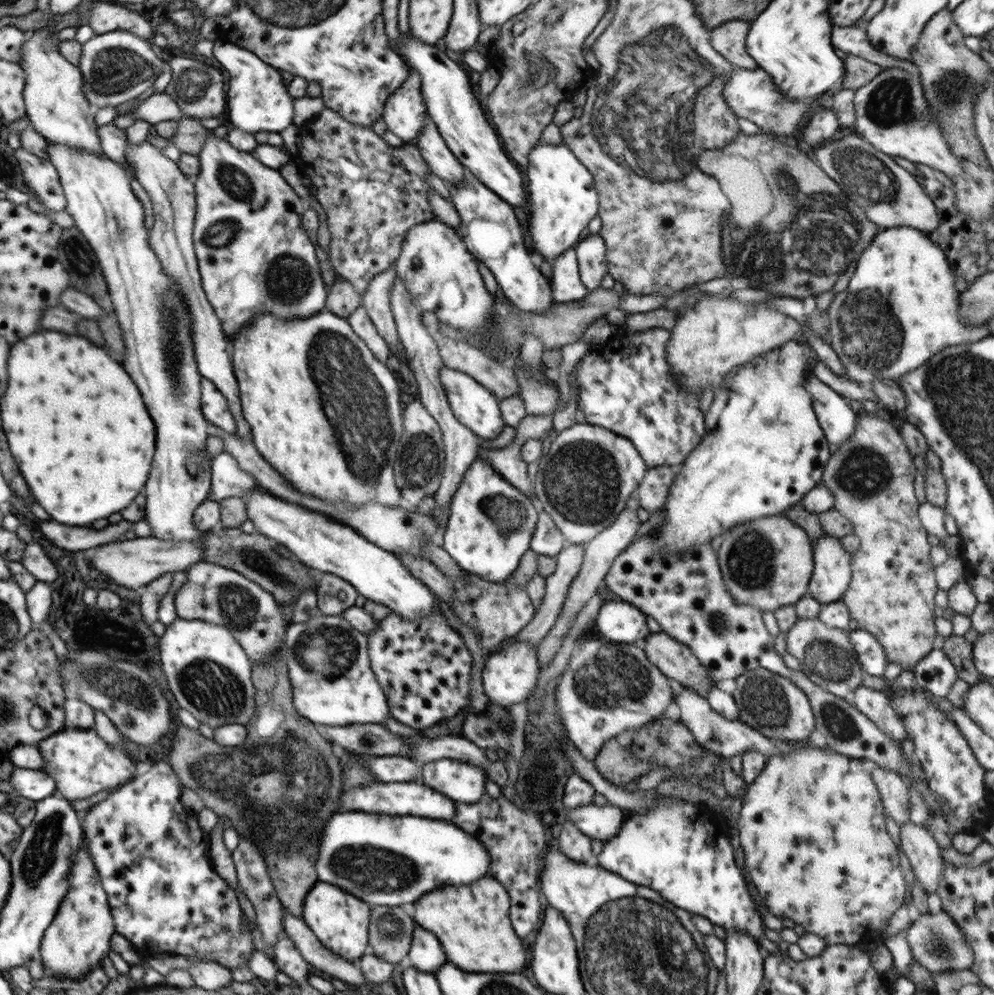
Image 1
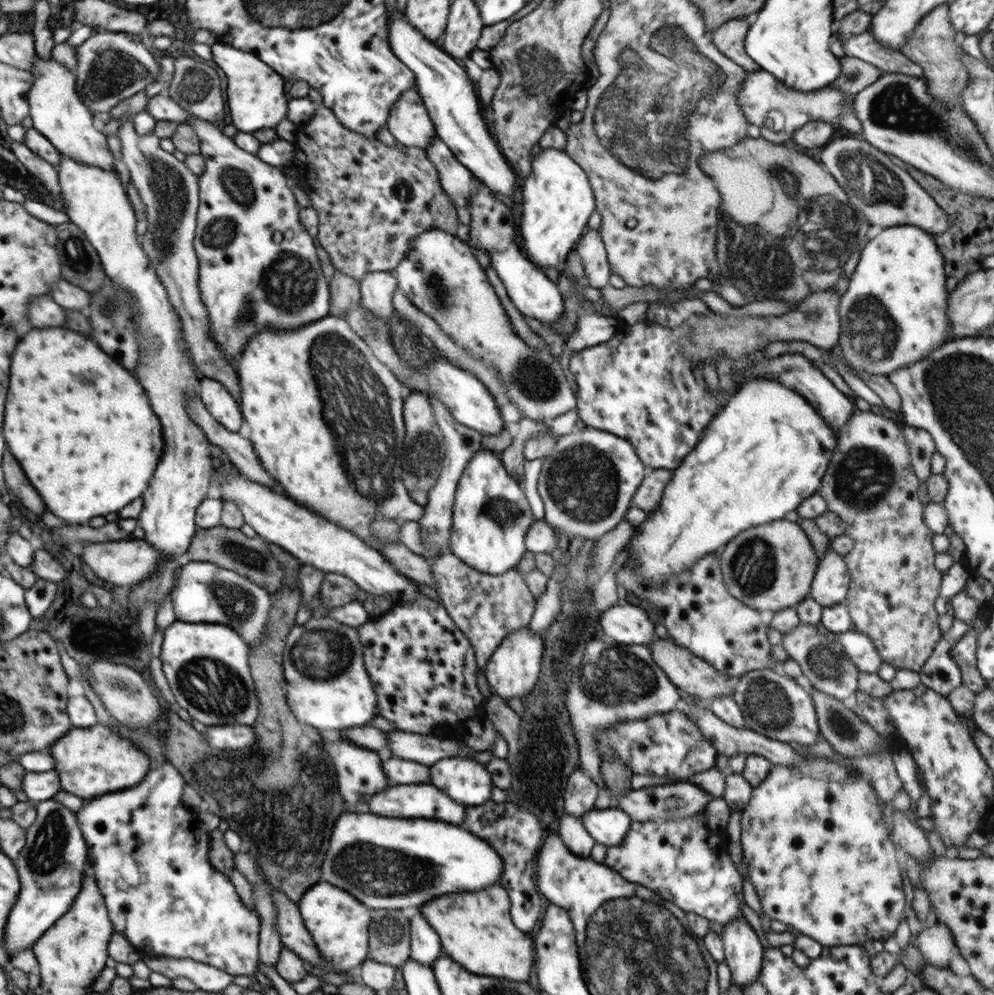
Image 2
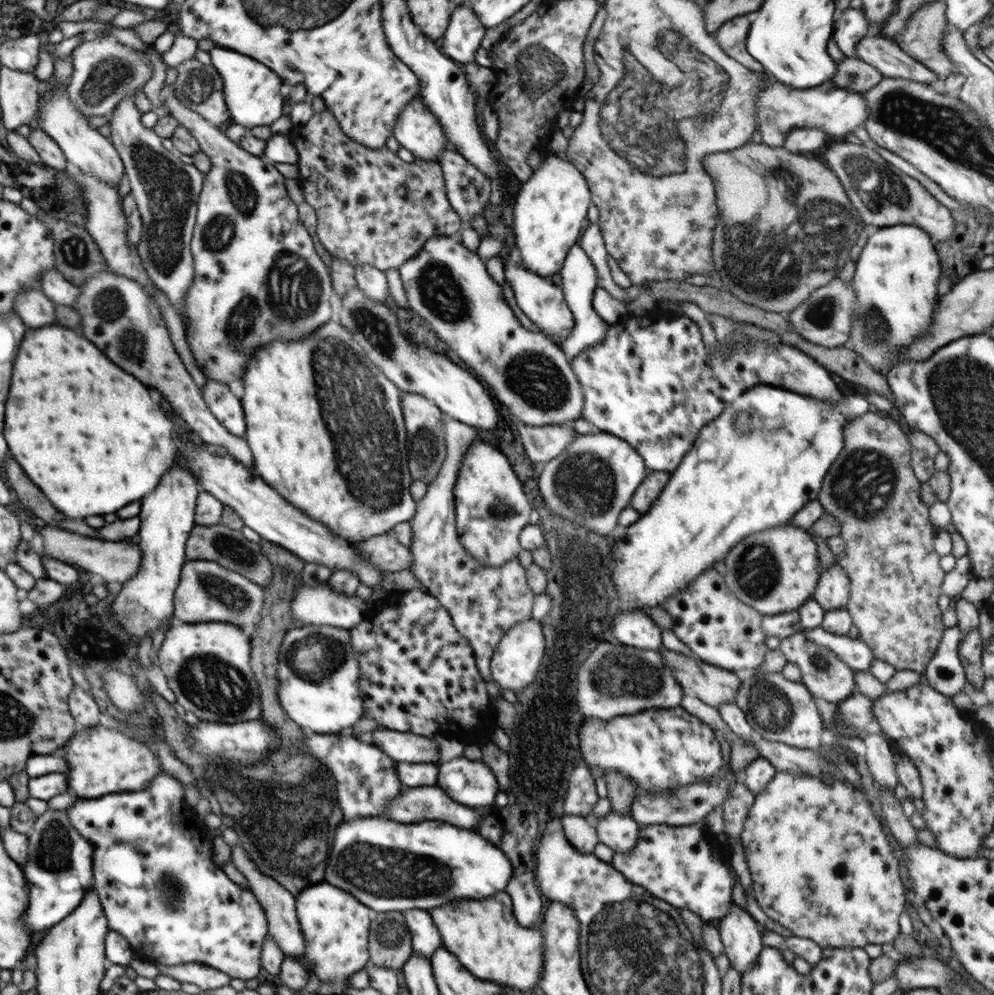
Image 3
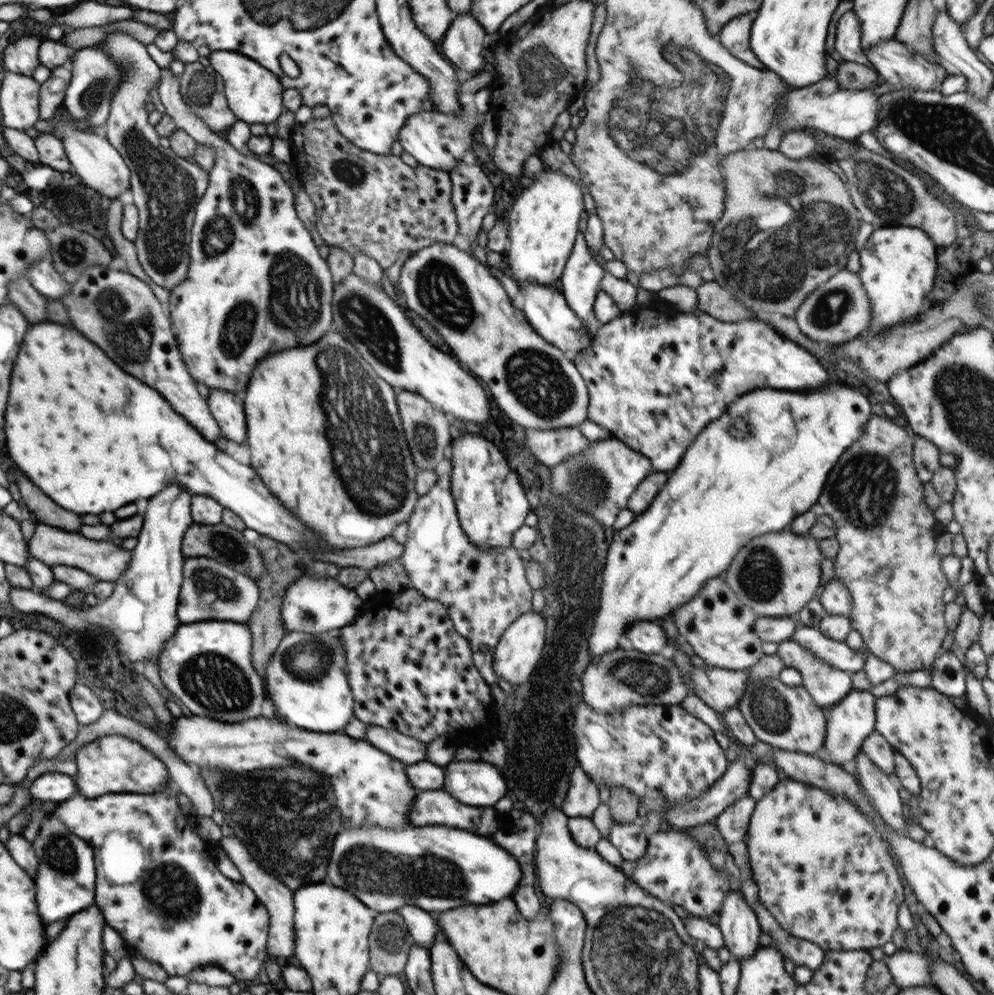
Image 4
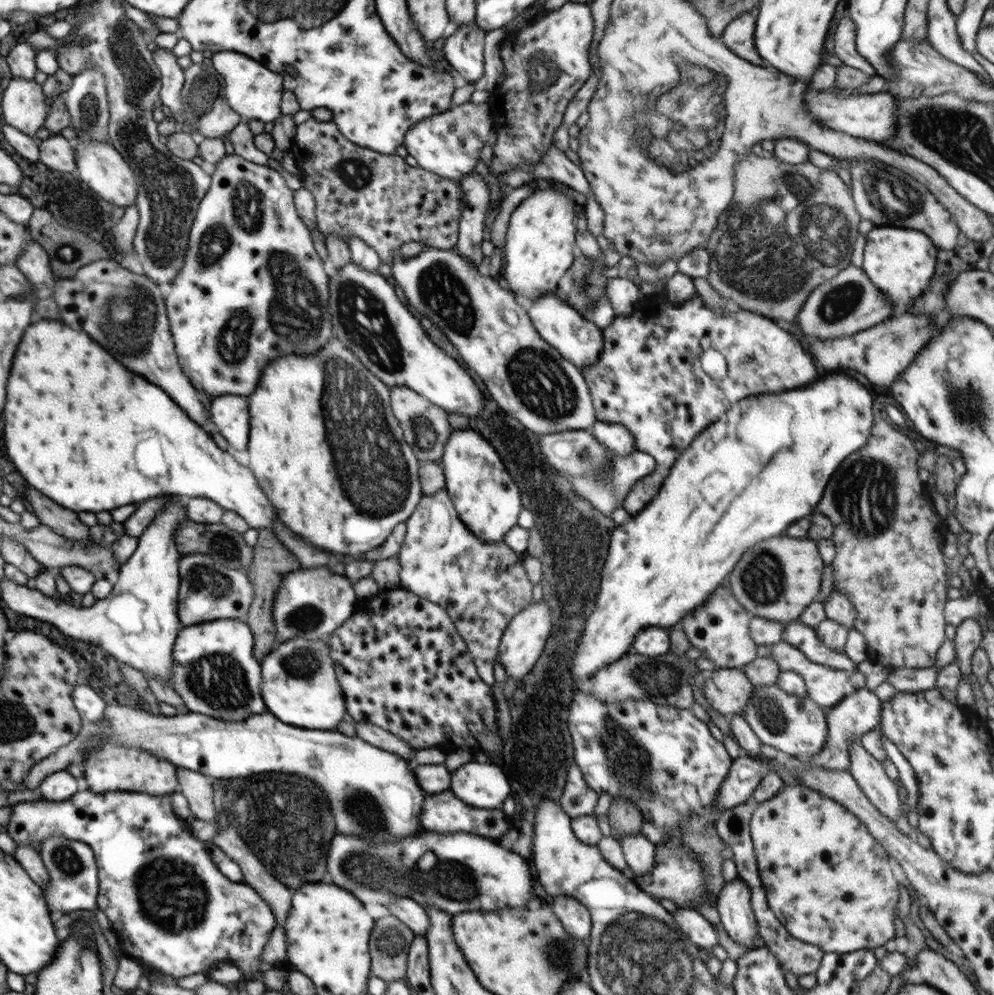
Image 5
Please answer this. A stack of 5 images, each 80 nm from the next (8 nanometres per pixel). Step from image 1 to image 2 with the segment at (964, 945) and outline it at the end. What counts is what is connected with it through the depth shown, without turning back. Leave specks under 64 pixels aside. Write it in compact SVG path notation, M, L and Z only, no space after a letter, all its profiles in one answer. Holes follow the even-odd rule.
M936 921L932 927L923 924L922 931L916 937L916 942L926 962L937 967L950 966L952 948L957 946L955 946L950 929L944 923Z

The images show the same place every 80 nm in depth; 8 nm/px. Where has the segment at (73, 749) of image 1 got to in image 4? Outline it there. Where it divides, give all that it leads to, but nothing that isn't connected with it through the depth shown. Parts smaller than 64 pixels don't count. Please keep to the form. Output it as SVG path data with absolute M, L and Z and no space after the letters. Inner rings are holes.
M120 734L95 738L77 750L75 760L78 774L74 777L77 792L86 798L97 798L109 793L154 794L170 782L168 769L162 759L142 743Z

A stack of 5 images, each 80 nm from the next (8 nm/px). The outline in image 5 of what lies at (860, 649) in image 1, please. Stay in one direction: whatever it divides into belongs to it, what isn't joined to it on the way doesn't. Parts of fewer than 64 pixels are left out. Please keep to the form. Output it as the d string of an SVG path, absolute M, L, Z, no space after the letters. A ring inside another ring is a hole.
M799 620L790 621L783 630L782 641L798 647L812 662L826 665L836 670L852 673L857 663L844 650L834 650L823 644L814 628L802 624Z

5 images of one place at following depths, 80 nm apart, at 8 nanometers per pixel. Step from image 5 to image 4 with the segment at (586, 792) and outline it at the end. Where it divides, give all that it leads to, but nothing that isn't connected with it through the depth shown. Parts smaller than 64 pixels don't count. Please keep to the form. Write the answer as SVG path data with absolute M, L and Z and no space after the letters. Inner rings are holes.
M581 765L574 767L570 780L561 811L569 818L592 818L595 809L601 803L598 786L584 773Z

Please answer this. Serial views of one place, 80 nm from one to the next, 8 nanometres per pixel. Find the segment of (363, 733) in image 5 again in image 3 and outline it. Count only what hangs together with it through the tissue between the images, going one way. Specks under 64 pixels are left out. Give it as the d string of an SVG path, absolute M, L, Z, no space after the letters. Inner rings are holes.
M384 728L374 729L371 735L373 744L391 756L392 760L410 763L438 763L438 737L430 739L419 734Z

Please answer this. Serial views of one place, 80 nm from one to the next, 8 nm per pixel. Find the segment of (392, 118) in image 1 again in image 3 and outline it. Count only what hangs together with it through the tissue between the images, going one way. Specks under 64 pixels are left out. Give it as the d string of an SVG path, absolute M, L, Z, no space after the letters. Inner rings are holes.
M422 98L412 99L402 109L393 136L400 146L410 150L415 157L436 163L445 150L456 150L441 122L430 112Z

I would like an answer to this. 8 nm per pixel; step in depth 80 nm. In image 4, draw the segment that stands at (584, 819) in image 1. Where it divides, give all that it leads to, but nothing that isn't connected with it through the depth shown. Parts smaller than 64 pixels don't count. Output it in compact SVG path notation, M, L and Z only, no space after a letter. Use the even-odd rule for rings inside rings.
M613 823L610 835L606 840L610 840L622 859L630 863L642 859L646 855L646 847L648 847L647 836L652 833L657 826L652 823L650 826L642 826L636 823Z

